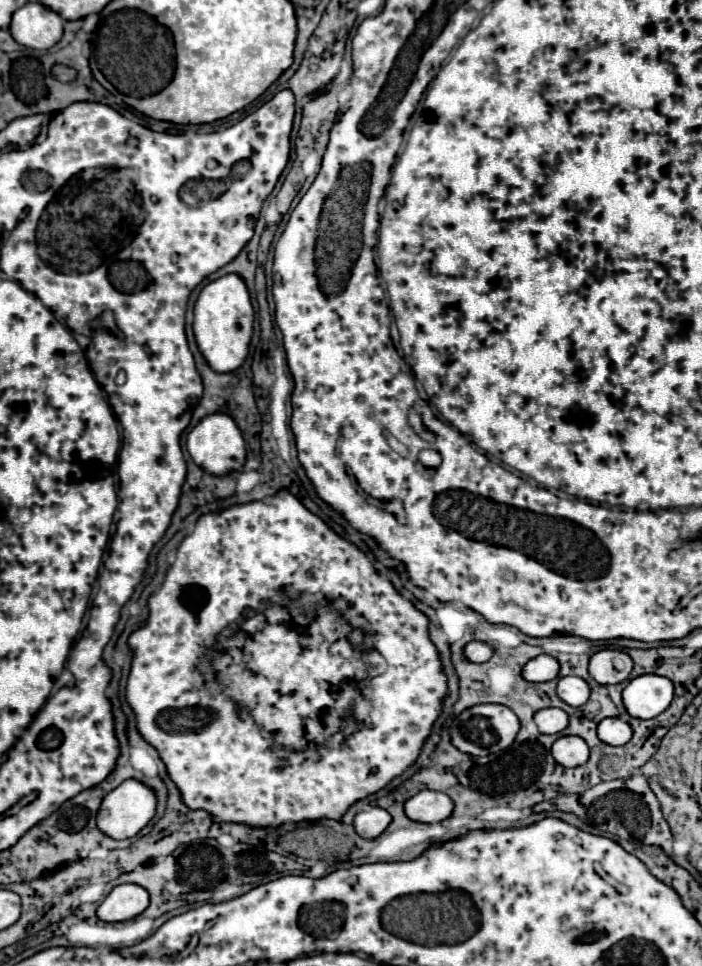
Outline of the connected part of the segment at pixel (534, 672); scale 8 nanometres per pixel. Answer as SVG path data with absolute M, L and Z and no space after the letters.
M538 655L534 659L530 659L524 667L522 667L522 677L526 681L532 683L542 683L542 681L552 681L558 677L560 665L554 657L550 655Z

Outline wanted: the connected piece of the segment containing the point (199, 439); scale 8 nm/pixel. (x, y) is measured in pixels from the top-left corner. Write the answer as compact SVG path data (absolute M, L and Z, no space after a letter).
M214 413L204 417L190 433L188 433L188 441L186 441L188 453L194 459L194 463L204 469L208 475L228 475L232 471L240 471L246 463L246 443L244 437L240 433L240 429L236 427L234 419L226 413Z

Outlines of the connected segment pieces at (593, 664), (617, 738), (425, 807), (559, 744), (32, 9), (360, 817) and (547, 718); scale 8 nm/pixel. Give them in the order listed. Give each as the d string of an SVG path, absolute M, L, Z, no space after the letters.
M604 649L590 657L590 675L600 685L614 685L628 679L632 671L632 659L624 651Z
M618 717L602 719L598 725L598 739L608 745L626 745L630 737L632 737L632 727Z
M420 791L404 803L404 813L412 821L420 823L440 823L452 815L454 803L446 793L440 791Z
M560 737L552 745L552 757L564 767L578 767L588 761L588 745L580 737Z
M26 3L20 7L10 23L14 39L30 49L50 49L62 37L64 19L42 3Z
M370 807L366 811L356 813L354 829L364 839L376 839L390 825L390 821L392 821L392 817L388 811L380 809L380 807Z
M542 709L542 711L536 711L534 713L534 723L538 725L540 733L546 733L546 735L552 735L552 733L560 733L566 729L568 725L568 715L562 711L562 709Z

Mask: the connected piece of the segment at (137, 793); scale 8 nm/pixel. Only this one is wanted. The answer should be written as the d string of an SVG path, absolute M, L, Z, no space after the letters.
M126 779L120 787L110 791L98 811L98 829L112 839L128 839L134 837L154 815L156 815L156 793L152 787L138 779Z

